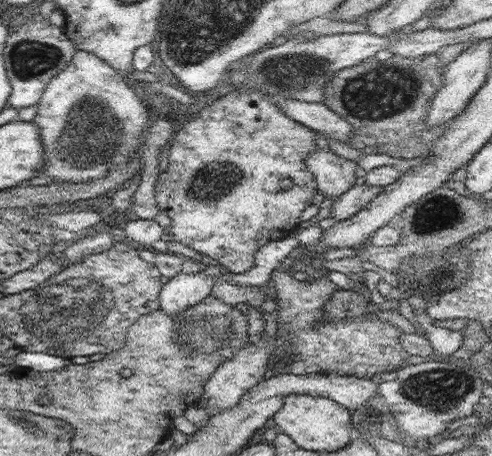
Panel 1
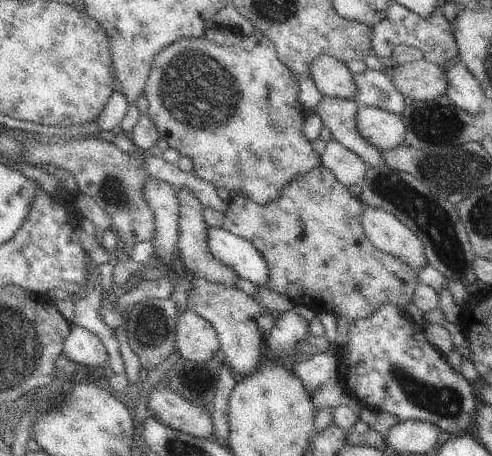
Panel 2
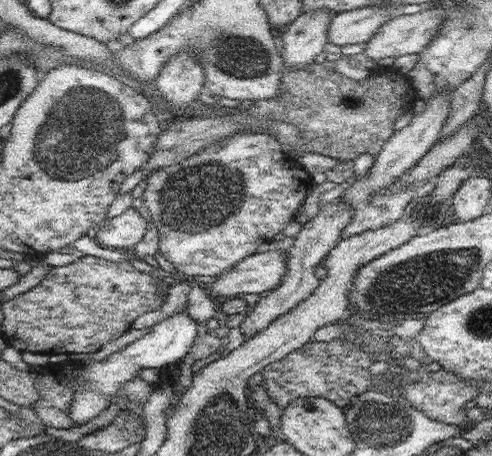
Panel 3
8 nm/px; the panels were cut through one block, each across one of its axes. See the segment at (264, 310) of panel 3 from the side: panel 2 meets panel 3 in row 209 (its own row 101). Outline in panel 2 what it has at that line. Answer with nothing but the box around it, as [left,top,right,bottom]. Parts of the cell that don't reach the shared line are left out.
[314,96,384,168]

